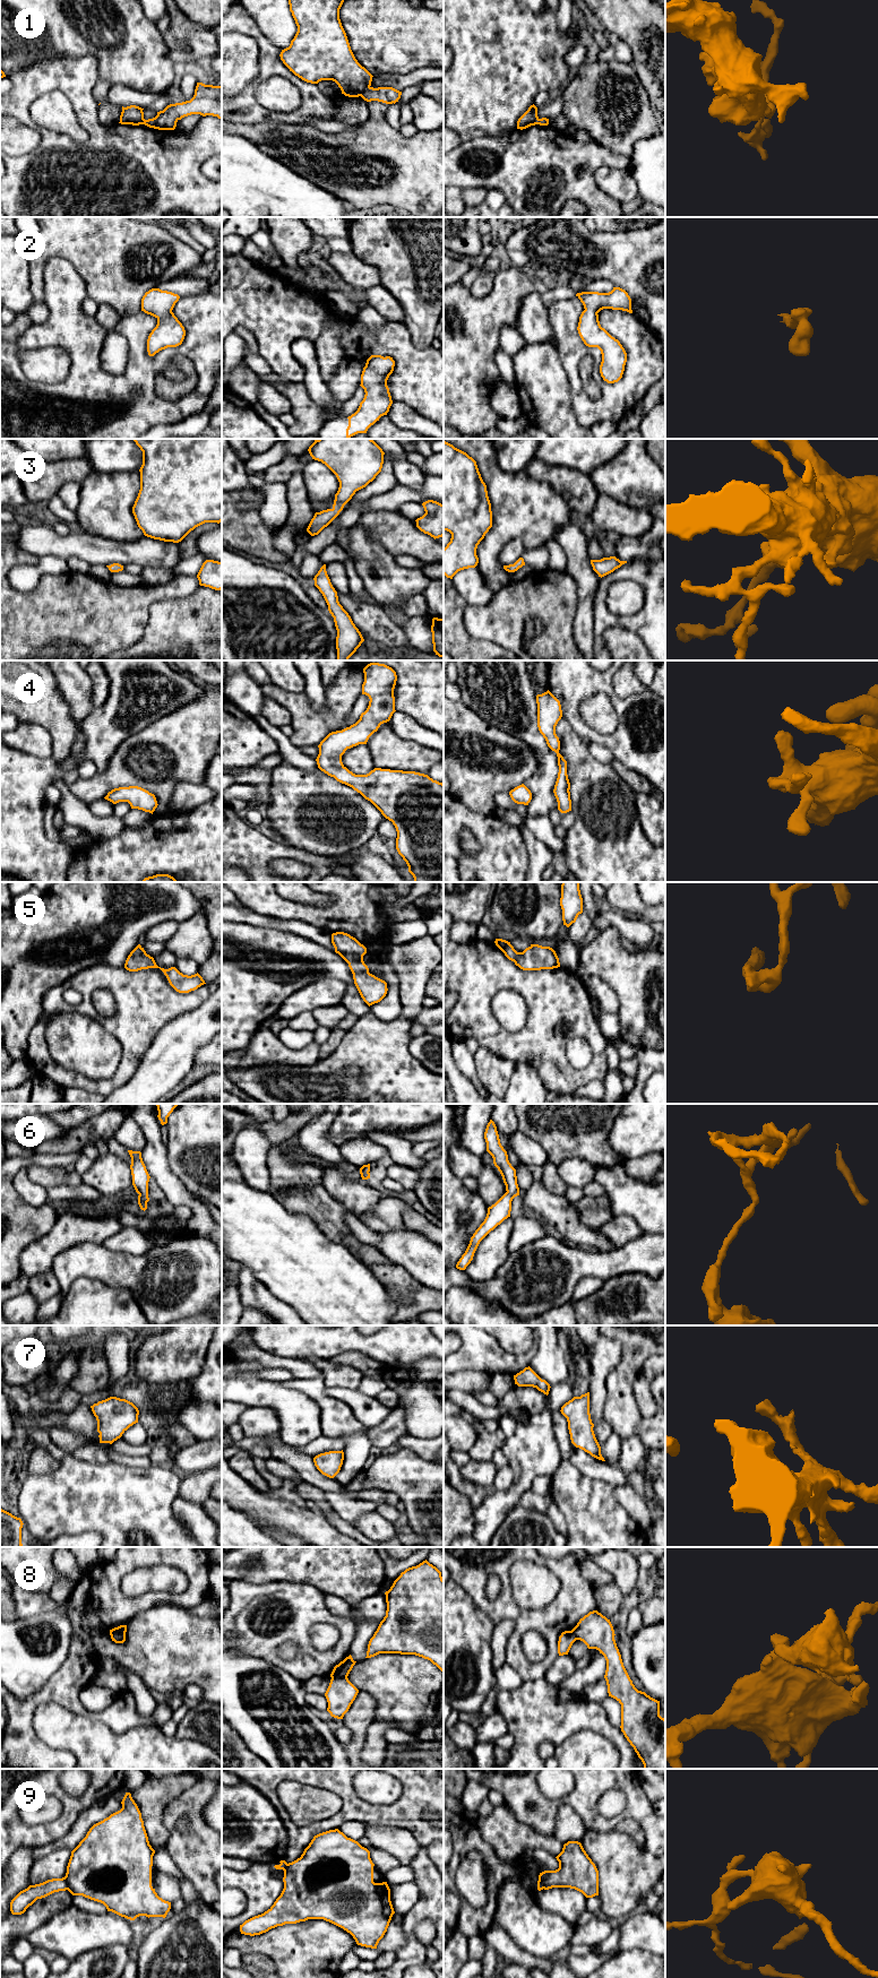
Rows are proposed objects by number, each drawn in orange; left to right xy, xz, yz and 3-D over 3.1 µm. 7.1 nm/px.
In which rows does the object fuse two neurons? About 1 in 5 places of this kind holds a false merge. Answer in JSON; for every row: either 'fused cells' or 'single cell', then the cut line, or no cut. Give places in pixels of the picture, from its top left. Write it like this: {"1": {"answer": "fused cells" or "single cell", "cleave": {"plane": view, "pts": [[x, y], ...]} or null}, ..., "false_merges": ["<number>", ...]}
{"1": {"answer": "fused cells", "cleave": {"plane": "xz", "pts": [[370, 87], [361, 96]]}}, "2": {"answer": "single cell", "cleave": null}, "3": {"answer": "single cell", "cleave": null}, "4": {"answer": "single cell", "cleave": null}, "5": {"answer": "single cell", "cleave": null}, "6": {"answer": "single cell", "cleave": null}, "7": {"answer": "single cell", "cleave": null}, "8": {"answer": "fused cells", "cleave": {"plane": "xy", "pts": [[110, 1633], [125, 1634]]}}, "9": {"answer": "fused cells", "cleave": {"plane": "xy", "pts": [[63, 1877], [68, 1889]]}}, "false_merges": ["1", "8", "9"]}

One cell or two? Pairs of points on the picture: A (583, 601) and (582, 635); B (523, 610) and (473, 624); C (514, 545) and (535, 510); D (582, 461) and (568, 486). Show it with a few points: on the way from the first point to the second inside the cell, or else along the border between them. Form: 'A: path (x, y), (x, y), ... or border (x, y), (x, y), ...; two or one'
A: path (583, 609), (583, 627); one
B: path (510, 620), (485, 624); one
C: border (522, 541), (509, 540), (499, 552), (499, 558); two
D: border (551, 464), (575, 468), (587, 474); two

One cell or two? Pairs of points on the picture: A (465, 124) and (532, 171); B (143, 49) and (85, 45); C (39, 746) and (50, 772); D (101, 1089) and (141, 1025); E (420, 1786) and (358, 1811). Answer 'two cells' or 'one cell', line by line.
A: two cells
B: one cell
C: two cells
D: one cell
E: one cell

